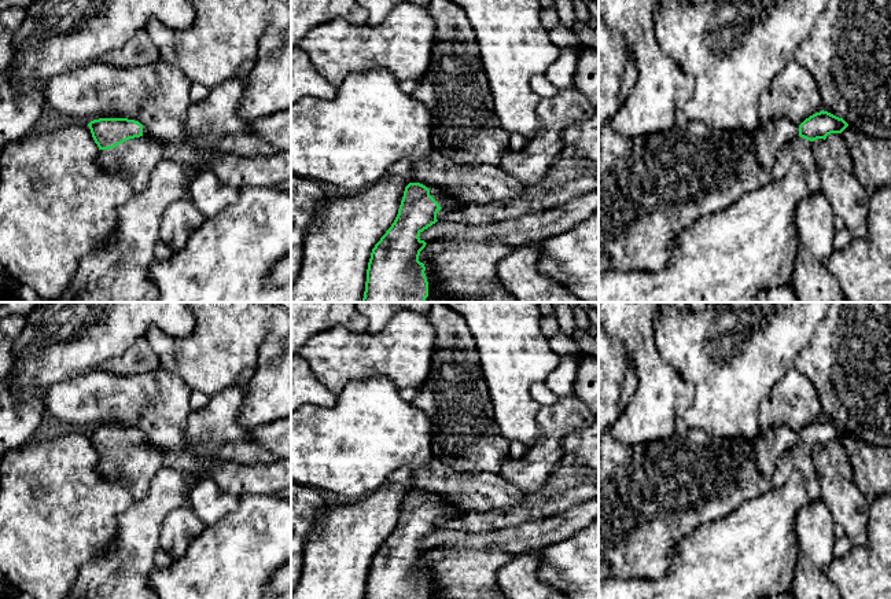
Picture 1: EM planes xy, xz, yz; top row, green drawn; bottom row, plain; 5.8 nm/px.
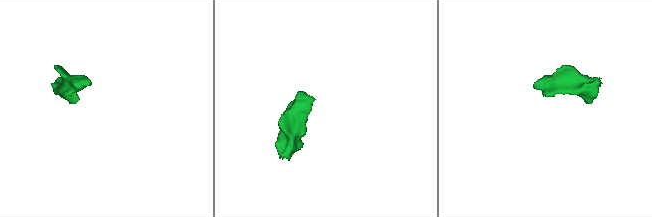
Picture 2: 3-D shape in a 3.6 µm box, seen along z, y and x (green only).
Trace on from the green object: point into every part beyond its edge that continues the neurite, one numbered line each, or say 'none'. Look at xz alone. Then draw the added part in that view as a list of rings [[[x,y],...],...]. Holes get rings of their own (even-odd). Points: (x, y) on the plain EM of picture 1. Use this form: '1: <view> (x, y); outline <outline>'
1: xz (445, 509); outline [[[428,496],[430,503],[438,510],[442,517],[457,517],[464,514],[457,506],[437,496]]]

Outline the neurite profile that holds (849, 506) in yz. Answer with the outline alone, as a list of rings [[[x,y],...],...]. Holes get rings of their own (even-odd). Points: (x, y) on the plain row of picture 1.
[[[824,447],[813,449],[813,459],[821,500],[826,503],[835,523],[843,526],[844,536],[851,545],[864,545],[868,539],[870,501],[854,481],[840,475],[831,463],[831,457]]]

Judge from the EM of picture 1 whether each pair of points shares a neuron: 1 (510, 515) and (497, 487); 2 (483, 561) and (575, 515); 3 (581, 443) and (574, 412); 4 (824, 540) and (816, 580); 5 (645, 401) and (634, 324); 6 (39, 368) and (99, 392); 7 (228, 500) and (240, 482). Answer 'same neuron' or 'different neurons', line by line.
1: different neurons
2: different neurons
3: different neurons
4: same neuron
5: same neuron
6: different neurons
7: different neurons

